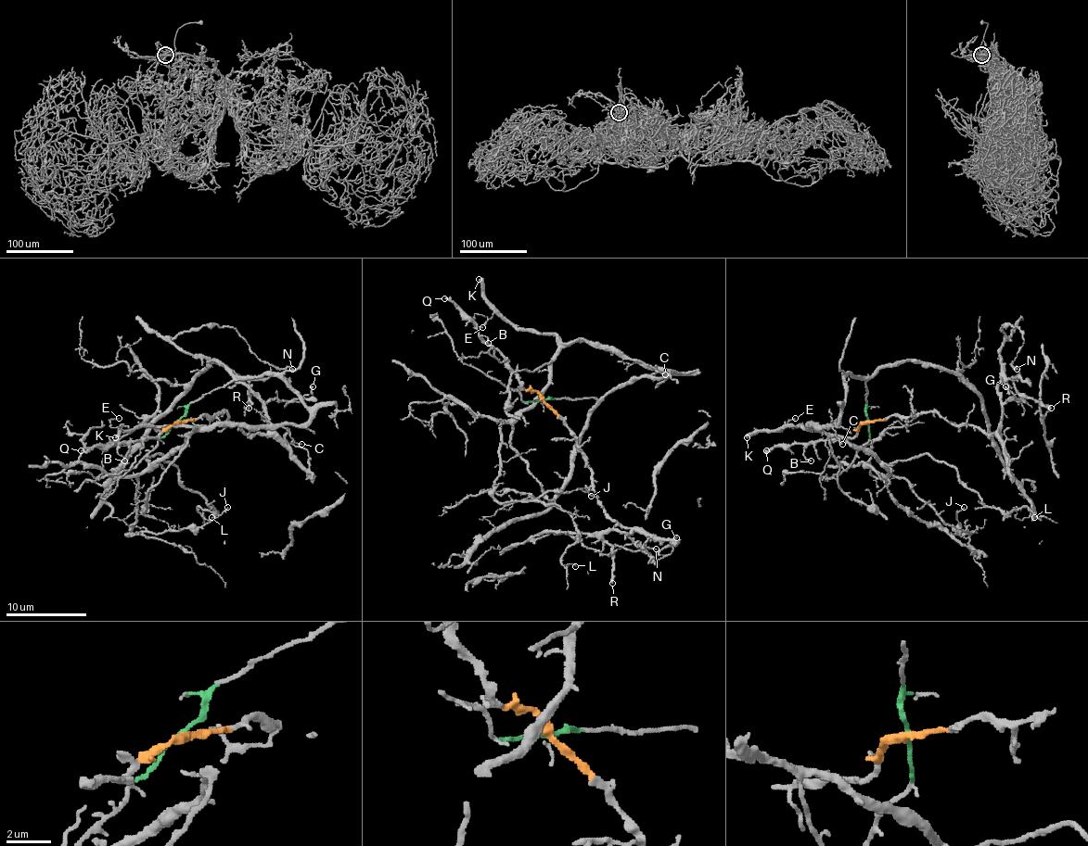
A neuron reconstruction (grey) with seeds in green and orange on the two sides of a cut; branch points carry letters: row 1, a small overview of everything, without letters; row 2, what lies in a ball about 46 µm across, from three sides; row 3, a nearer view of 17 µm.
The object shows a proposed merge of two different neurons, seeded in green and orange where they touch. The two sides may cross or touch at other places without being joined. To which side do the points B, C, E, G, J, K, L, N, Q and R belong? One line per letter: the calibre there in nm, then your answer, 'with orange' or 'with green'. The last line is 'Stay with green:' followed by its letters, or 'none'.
B: 140 nm thick; with orange
C: 100 nm thick; with green
E: 110 nm thick; with green
G: 200 nm thick; with orange
J: 80 nm thick; with green
K: 360 nm thick; with green
L: 120 nm thick; with green
N: 130 nm thick; with orange
Q: 220 nm thick; with orange
R: 280 nm thick; with orange
Stay with green: C, E, J, K, L

